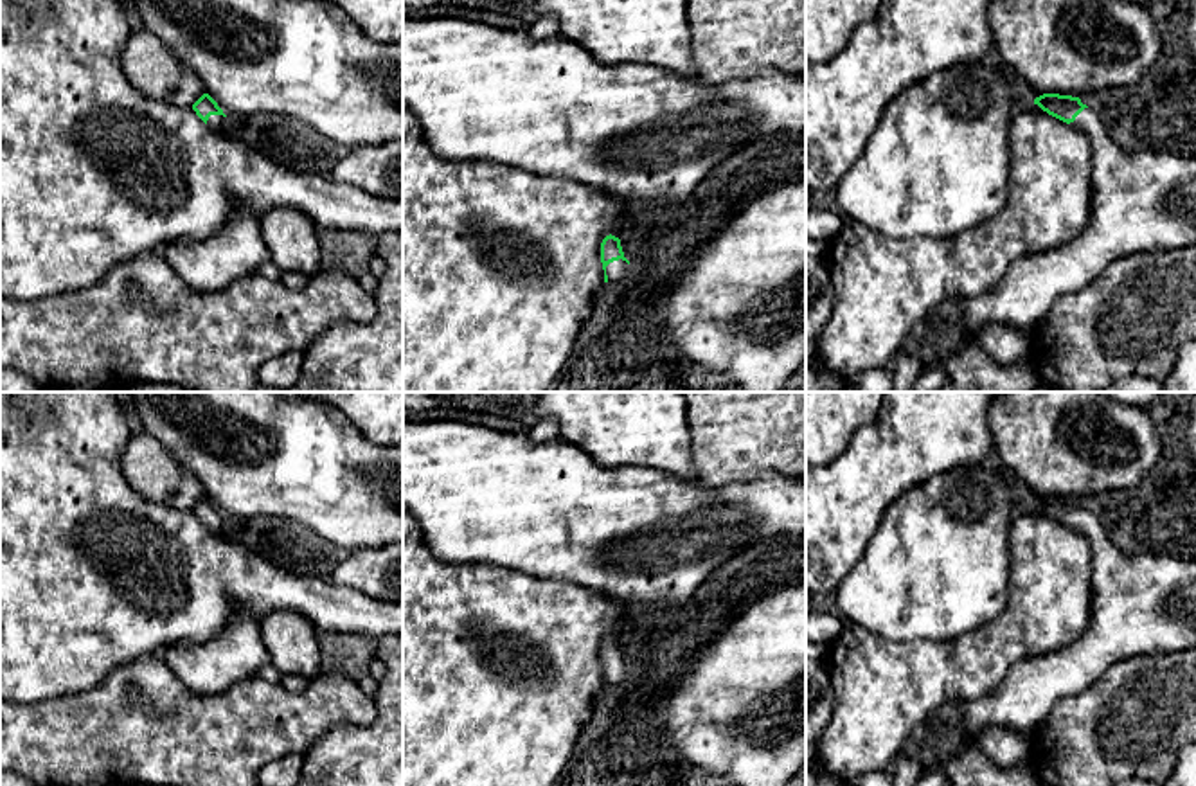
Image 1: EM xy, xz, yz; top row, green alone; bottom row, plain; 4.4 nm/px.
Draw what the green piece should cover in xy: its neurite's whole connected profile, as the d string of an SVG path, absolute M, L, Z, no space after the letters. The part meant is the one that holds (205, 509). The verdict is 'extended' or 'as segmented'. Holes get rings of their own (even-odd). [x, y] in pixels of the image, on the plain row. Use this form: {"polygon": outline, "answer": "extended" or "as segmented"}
{"polygon": "M203 496L194 507L192 513L196 518L214 534L225 534L225 516L218 509L218 505L209 498Z", "answer": "extended"}

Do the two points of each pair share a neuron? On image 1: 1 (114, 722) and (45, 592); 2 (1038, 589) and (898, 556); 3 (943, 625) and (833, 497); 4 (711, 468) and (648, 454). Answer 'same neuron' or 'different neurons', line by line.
1: different neurons
2: different neurons
3: different neurons
4: different neurons

